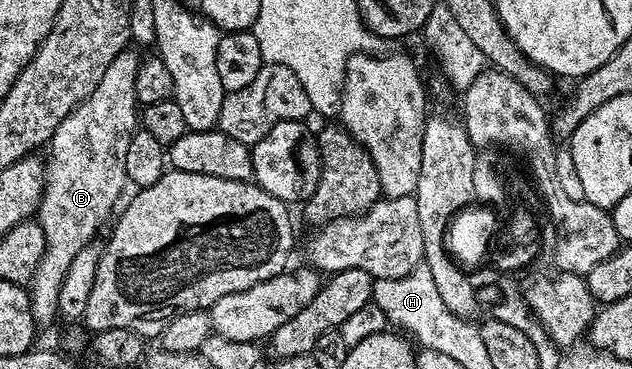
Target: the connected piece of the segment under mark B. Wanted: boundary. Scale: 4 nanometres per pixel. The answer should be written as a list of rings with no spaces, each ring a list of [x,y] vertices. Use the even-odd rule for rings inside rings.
[[[129,48],[114,56],[110,68],[106,68],[102,80],[98,80],[98,88],[94,88],[94,92],[90,92],[90,96],[86,96],[86,100],[82,100],[82,104],[58,124],[46,147],[44,191],[38,211],[38,221],[44,233],[44,251],[28,290],[37,327],[44,328],[57,321],[60,311],[58,292],[62,292],[62,280],[66,280],[74,256],[85,250],[95,239],[92,237],[100,225],[108,217],[113,217],[116,201],[128,182],[126,151],[138,129],[134,76],[138,76],[142,61],[141,55],[136,55],[134,50]]]

